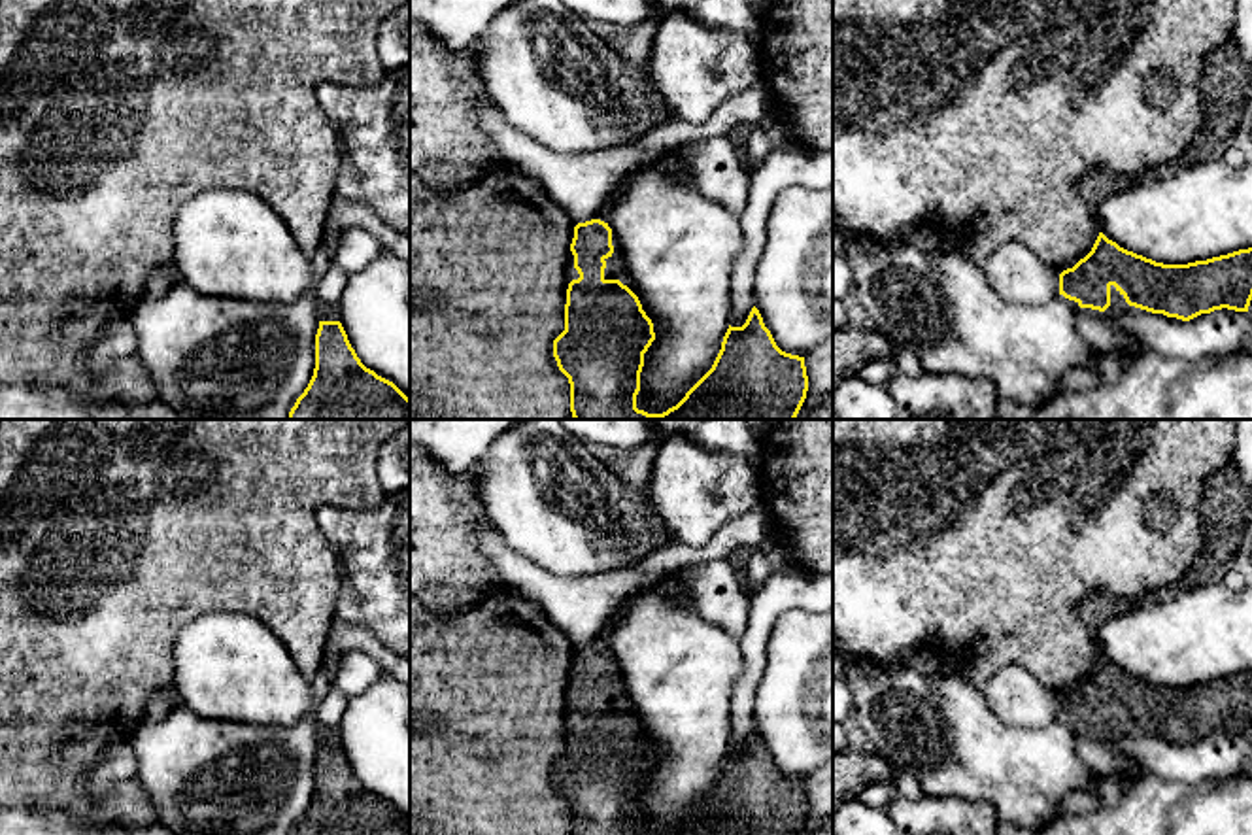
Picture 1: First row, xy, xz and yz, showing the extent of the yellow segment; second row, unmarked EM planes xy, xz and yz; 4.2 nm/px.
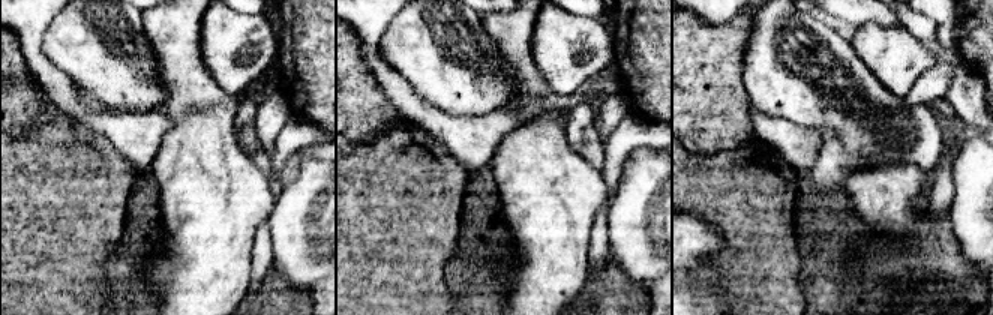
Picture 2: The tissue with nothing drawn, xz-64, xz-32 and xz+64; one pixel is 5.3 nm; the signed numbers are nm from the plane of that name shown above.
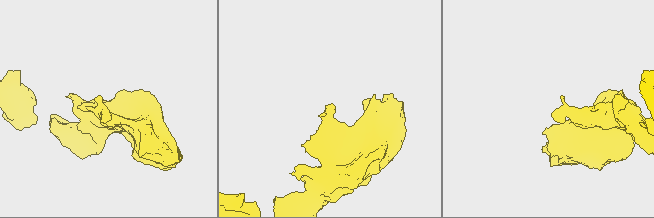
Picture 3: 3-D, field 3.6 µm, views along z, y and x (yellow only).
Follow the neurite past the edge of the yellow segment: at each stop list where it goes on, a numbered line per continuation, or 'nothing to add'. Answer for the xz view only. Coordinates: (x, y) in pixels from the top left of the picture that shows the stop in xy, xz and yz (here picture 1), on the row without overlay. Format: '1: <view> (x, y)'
nothing to add

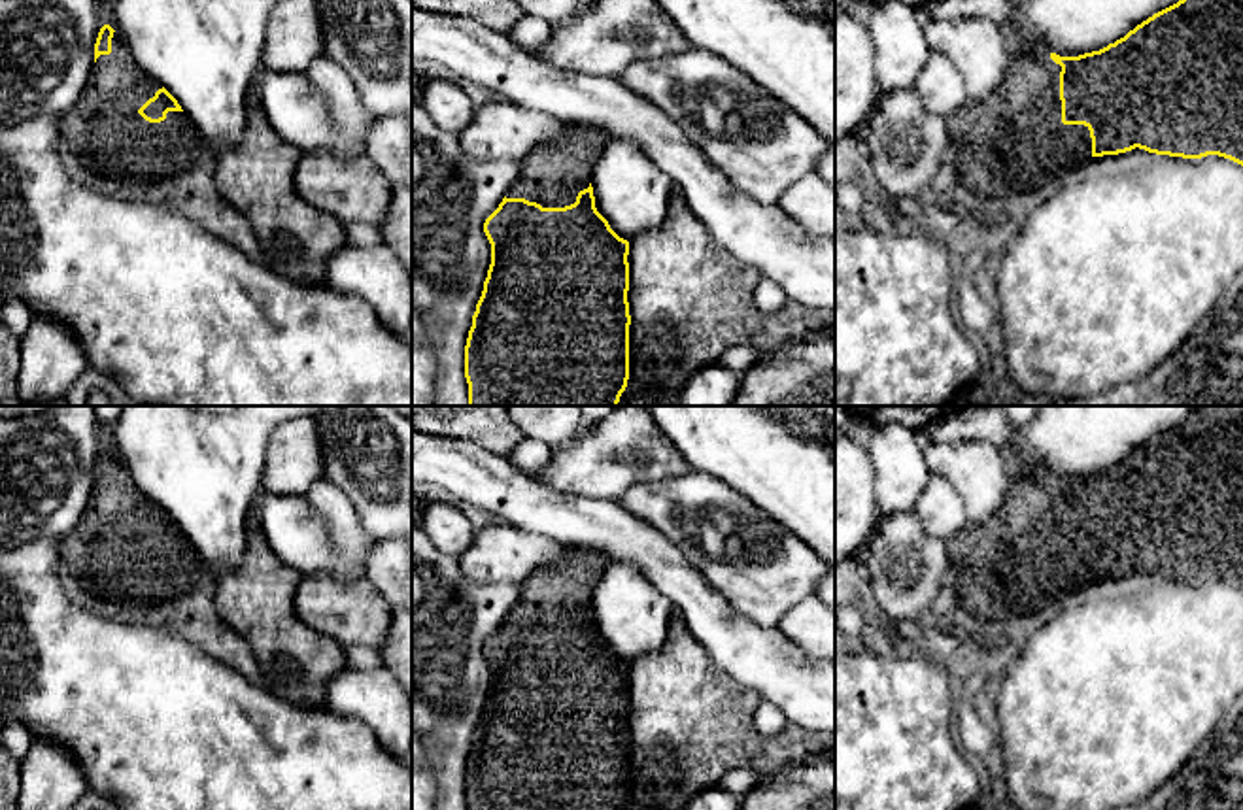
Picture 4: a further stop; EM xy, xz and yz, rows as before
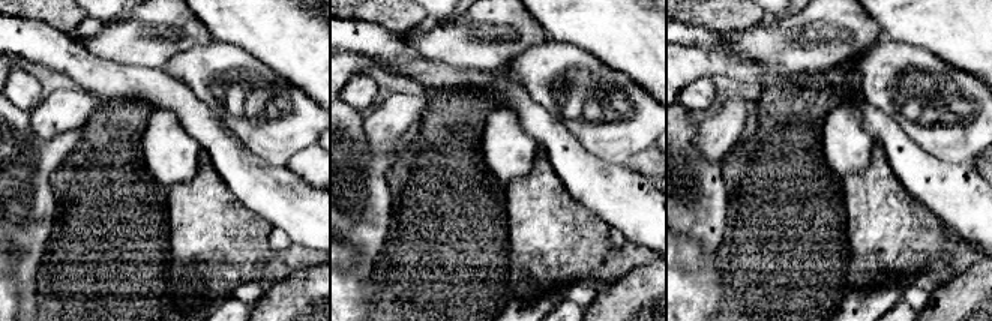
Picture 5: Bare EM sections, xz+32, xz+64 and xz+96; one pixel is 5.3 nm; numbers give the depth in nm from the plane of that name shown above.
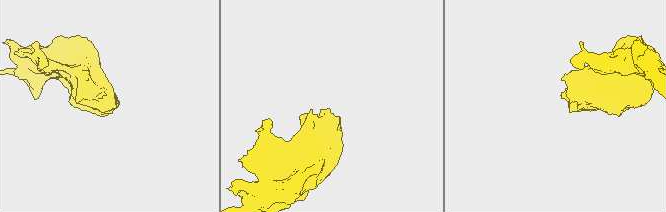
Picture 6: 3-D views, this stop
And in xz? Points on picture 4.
1: xz (552, 599)

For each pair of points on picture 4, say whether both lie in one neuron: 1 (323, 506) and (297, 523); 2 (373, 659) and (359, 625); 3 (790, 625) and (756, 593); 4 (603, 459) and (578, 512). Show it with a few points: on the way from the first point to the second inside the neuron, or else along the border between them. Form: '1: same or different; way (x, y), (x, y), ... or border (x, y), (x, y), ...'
1: different; border (303, 497), (323, 522), (329, 546), (335, 552)
2: different; border (344, 646), (357, 644), (376, 650)
3: different; border (813, 593), (798, 601), (775, 625)
4: different; border (544, 484), (561, 491), (616, 503)

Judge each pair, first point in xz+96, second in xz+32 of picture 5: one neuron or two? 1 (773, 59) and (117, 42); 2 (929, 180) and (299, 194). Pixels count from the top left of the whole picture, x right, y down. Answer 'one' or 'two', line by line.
1: one
2: one

